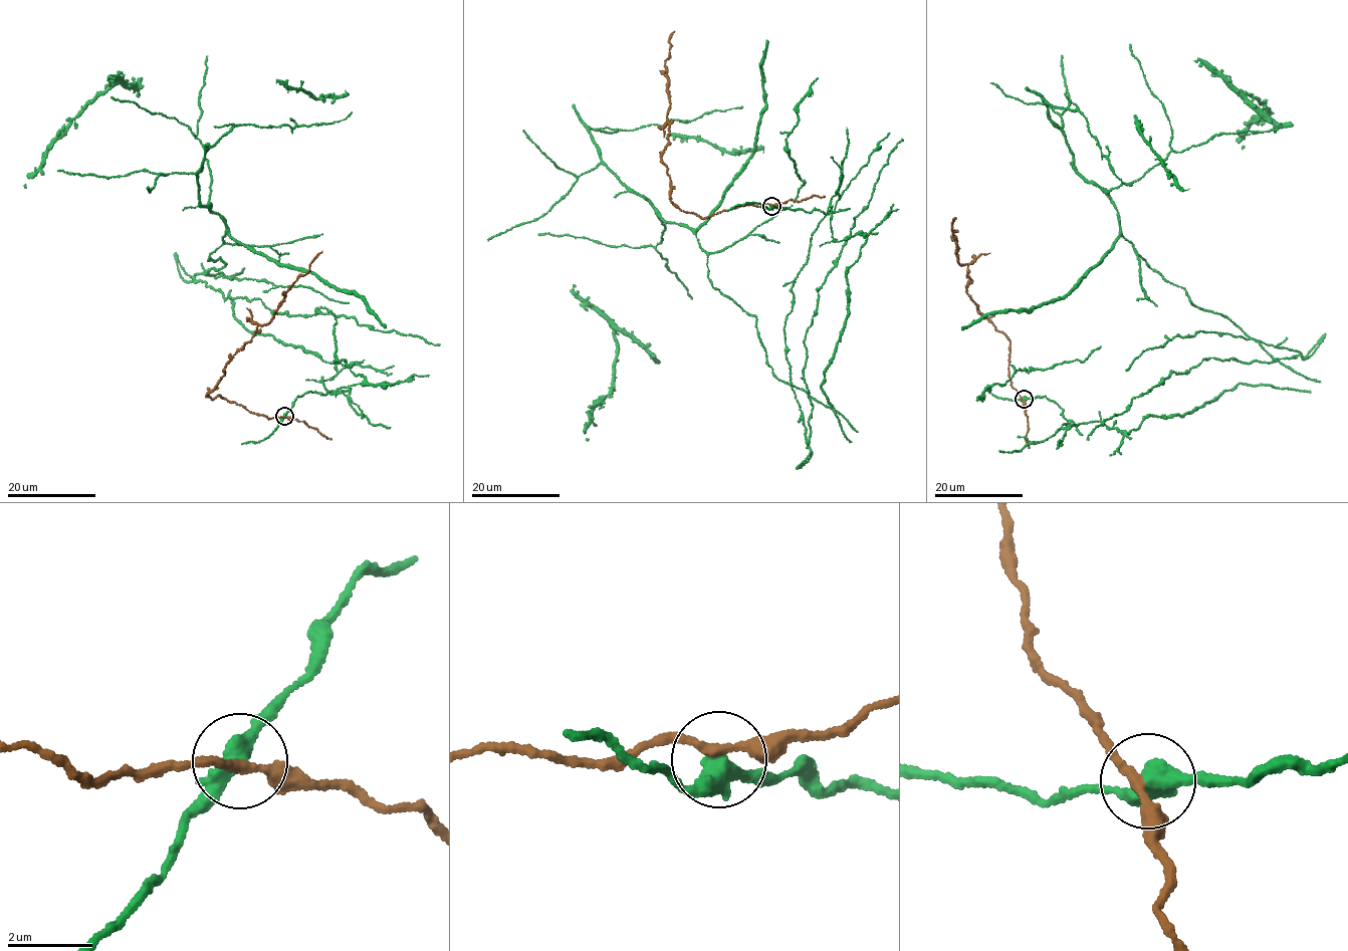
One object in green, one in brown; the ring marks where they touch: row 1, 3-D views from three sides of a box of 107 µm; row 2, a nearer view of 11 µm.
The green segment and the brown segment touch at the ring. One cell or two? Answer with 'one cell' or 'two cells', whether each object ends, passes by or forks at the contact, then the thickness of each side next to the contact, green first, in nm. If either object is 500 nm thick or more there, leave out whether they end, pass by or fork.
two cells | green passes by | brown passes by | 420/220 nm

